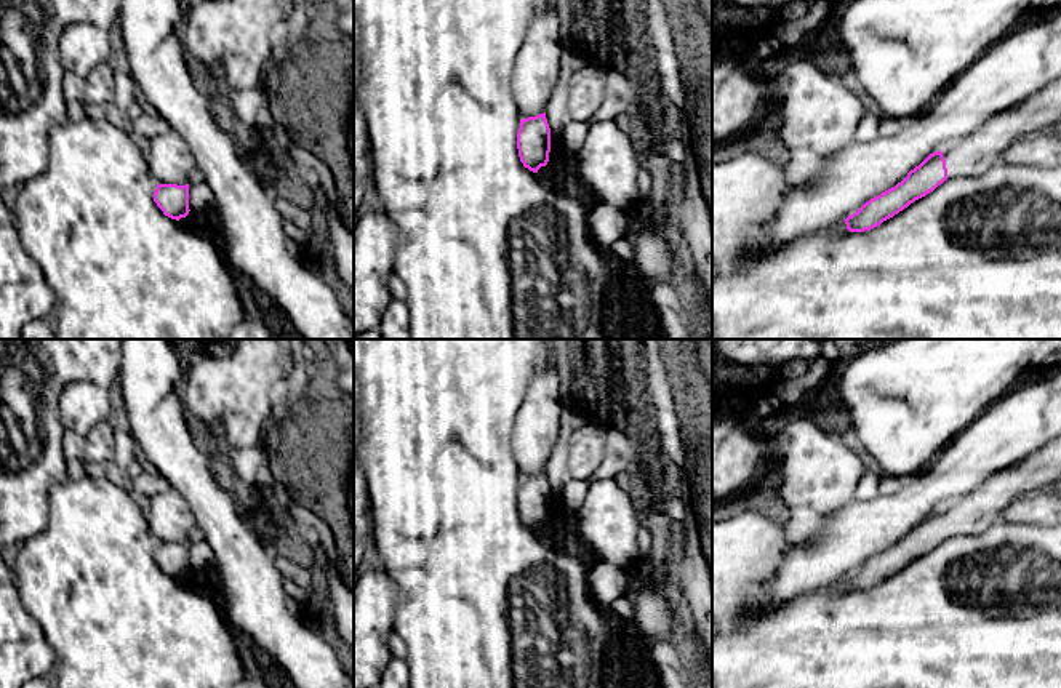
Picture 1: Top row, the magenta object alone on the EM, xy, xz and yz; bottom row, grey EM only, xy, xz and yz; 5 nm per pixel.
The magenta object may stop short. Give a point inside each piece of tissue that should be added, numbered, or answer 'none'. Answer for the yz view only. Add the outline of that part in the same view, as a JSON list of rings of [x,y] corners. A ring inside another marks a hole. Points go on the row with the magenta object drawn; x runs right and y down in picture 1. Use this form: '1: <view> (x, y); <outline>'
1: yz (1039, 111); [[[1061,77],[1040,88],[944,149],[947,179],[971,176],[979,162],[992,157],[1024,136],[1048,128],[1061,118]]]

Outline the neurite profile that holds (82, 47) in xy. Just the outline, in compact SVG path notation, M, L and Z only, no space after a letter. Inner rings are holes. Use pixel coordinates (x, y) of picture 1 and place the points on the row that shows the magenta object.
M90 22L69 26L59 38L59 54L67 70L86 77L107 62L112 51L110 34Z

